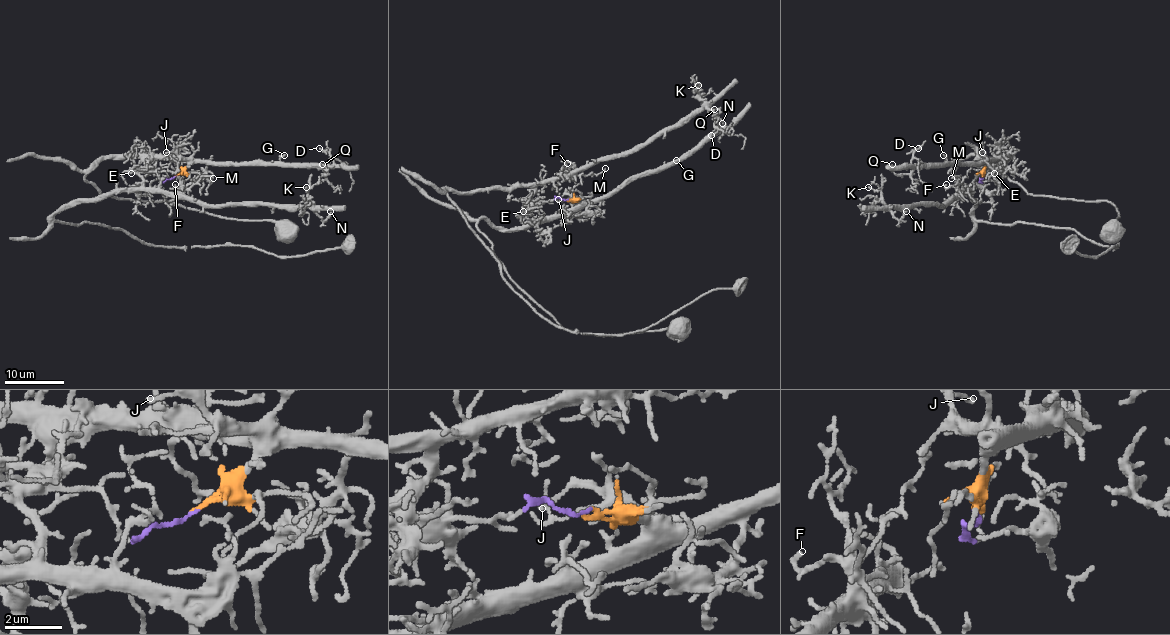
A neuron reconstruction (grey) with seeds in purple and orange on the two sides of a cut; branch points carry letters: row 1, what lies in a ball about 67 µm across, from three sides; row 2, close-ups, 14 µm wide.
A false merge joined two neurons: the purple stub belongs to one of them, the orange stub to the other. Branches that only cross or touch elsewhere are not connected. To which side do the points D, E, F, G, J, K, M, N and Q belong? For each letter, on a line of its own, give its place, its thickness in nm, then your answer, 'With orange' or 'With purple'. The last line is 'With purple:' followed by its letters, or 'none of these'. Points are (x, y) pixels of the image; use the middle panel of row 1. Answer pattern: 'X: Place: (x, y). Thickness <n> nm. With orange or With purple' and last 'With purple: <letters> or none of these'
D: Place: (711, 135). Thickness 120 nm. With orange
E: Place: (523, 211). Thickness 160 nm. With purple
F: Place: (567, 163). Thickness 150 nm. With purple
G: Place: (676, 160). Thickness 130 nm. With orange
J: Place: (558, 199). Thickness 160 nm. With orange
K: Place: (698, 85). Thickness 130 nm. With purple
M: Place: (605, 168). Thickness 110 nm. With purple
N: Place: (722, 123). Thickness 160 nm. With purple
Q: Place: (714, 109). Thickness 120 nm. With orange
With purple: E, F, K, M, N

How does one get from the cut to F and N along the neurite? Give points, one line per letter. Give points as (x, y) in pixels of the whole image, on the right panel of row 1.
F: (982, 177), (982, 181), (984, 172), (960, 193), (954, 187), (945, 188), (946, 184)
N: (982, 177), (982, 181), (984, 172), (943, 205), (899, 205), (890, 209), (899, 220), (906, 211)

